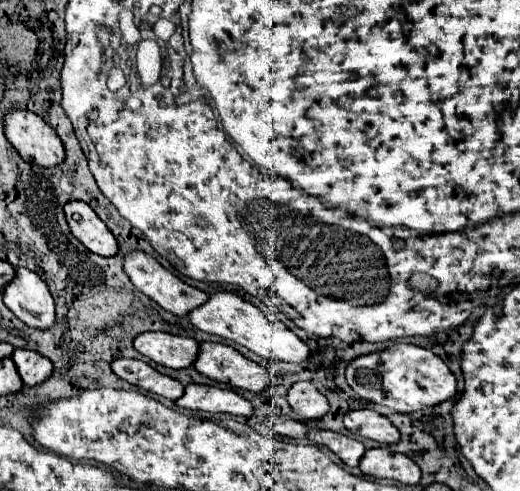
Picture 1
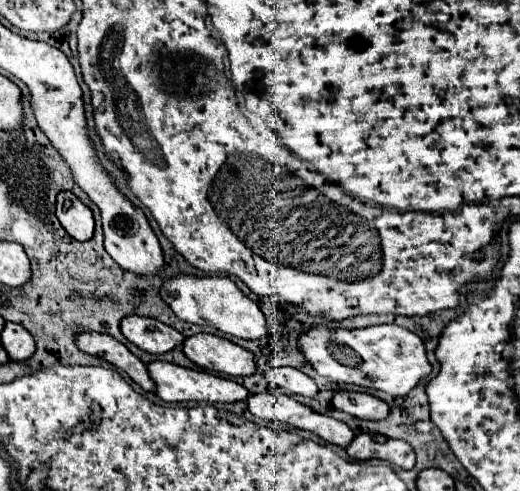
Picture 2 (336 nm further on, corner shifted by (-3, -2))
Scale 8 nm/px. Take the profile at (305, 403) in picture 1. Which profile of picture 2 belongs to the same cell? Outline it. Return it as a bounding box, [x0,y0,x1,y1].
[266,368,318,398]

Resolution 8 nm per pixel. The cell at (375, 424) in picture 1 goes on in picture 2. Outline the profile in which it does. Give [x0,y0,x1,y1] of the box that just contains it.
[332,390,390,420]

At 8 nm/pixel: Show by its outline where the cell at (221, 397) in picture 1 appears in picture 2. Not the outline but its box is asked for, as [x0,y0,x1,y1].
[148,360,248,404]

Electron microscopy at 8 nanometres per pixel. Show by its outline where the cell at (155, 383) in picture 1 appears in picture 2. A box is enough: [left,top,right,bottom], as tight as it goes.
[74,332,156,392]

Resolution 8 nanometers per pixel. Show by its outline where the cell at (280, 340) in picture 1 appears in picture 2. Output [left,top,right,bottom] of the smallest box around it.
[160,274,268,340]

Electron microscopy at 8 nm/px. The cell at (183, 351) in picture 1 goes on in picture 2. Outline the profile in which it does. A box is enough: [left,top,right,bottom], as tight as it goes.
[120,316,184,354]

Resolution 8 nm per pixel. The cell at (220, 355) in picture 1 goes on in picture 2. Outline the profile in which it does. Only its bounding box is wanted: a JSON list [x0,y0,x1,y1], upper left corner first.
[182,334,256,376]

